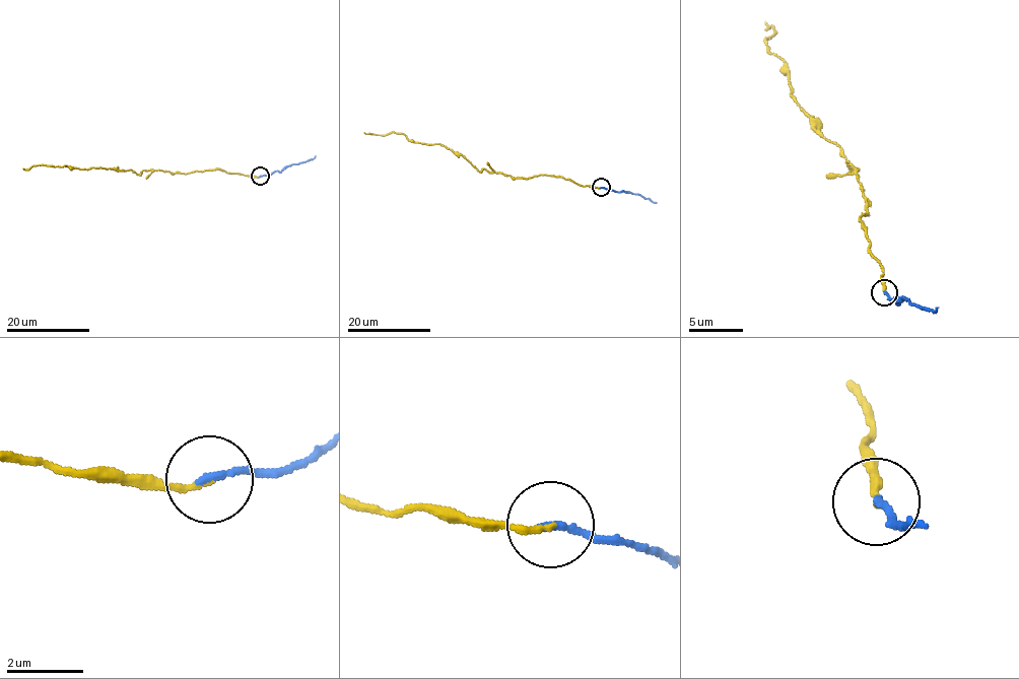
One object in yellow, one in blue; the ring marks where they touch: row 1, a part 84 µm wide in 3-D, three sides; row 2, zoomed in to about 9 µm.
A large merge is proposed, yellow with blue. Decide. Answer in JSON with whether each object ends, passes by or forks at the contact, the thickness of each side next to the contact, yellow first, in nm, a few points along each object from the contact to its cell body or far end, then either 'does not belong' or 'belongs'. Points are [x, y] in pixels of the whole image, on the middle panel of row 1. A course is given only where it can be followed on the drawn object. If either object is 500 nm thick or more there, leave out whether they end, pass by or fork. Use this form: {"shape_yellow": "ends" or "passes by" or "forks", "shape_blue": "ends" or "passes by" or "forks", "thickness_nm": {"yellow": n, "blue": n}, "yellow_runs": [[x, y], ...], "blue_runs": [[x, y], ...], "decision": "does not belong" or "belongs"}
{"shape_yellow": "ends", "shape_blue": "ends", "thickness_nm": {"yellow": 150, "blue": 200}, "yellow_runs": [[602, 188], [560, 176], [513, 179], [478, 171], [439, 144], [411, 142], [395, 132], [364, 132]], "blue_runs": [[601, 188], [638, 194], [657, 202]], "decision": "belongs"}

